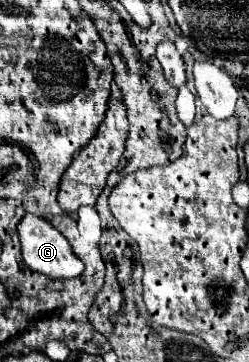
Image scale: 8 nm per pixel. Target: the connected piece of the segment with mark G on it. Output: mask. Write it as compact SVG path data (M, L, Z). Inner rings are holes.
M26 213L24 219L18 223L18 235L22 241L22 259L32 271L42 273L50 279L74 279L84 271L84 263L74 255L66 237L44 217Z

